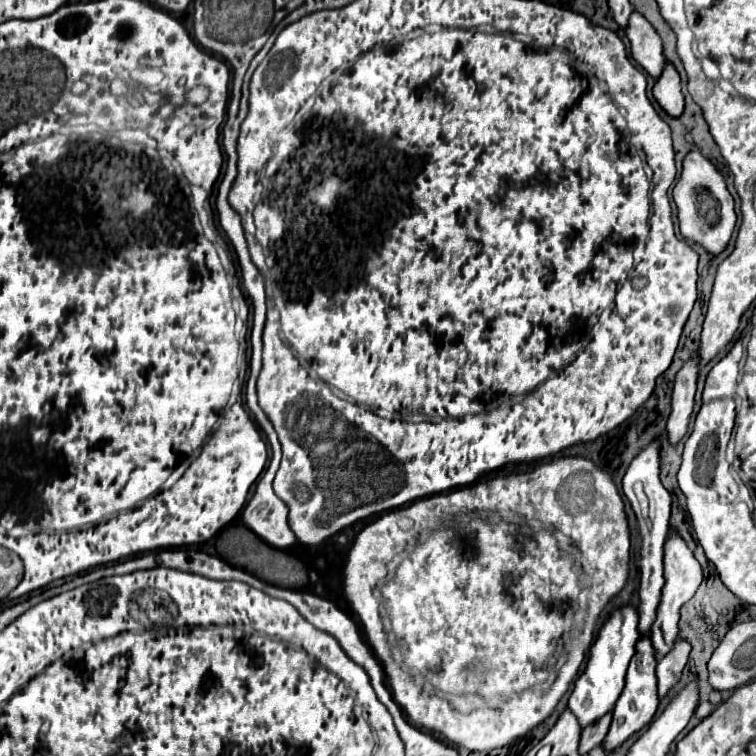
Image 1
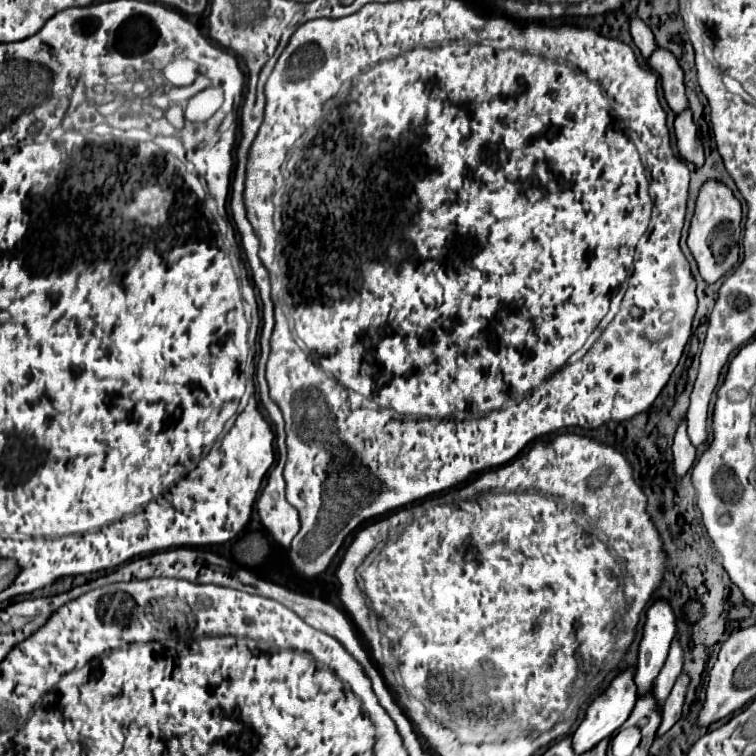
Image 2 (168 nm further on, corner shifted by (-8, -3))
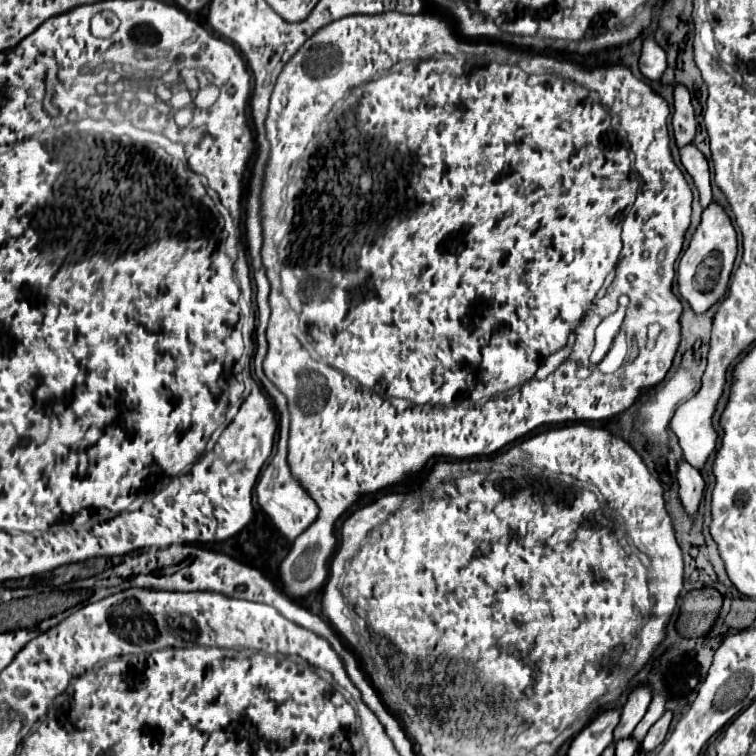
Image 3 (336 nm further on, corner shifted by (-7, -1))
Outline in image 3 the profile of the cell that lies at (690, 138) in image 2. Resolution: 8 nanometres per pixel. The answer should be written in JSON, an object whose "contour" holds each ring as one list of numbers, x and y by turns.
{"contour":[[686,145,680,149,682,165,694,179,694,185,698,187,700,193,700,205,706,209,712,203,712,191,710,191,710,171,708,171,708,161,706,157,698,151,696,145]]}

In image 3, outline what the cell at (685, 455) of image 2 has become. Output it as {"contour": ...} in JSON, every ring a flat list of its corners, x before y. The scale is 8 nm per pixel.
{"contour":[[682,461,678,465,678,483,680,483,680,501,682,501,682,507,686,509,686,513,692,517,692,521,696,519,698,515,698,509,700,509,700,503,704,499,704,489,706,489,706,483,700,475,698,469,694,469,690,463]]}

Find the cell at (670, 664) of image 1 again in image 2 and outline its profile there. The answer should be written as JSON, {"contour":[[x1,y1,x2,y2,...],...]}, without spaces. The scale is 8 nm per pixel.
{"contour":[[681,673,671,689,671,695,665,699,663,703,663,709,661,709,661,725,657,729,657,735,663,735,665,731,669,731,681,717,681,709,683,709,683,701,685,701,685,693,687,693,687,687,689,687,689,675,687,673]]}

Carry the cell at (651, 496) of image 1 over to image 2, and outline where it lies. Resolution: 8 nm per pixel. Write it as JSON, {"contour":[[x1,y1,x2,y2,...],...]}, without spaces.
{"contour":[[657,599,647,609,647,619,643,625,643,639,639,645,635,683,639,695,653,687,653,681,667,659,671,639,675,637,675,613,667,599]]}

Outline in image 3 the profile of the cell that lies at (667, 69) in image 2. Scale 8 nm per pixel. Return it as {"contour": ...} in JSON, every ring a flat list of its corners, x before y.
{"contour":[[684,85,674,87,674,117,672,117,674,137,678,147,686,147,694,141,696,135,696,115,690,101,690,93,684,89]]}

